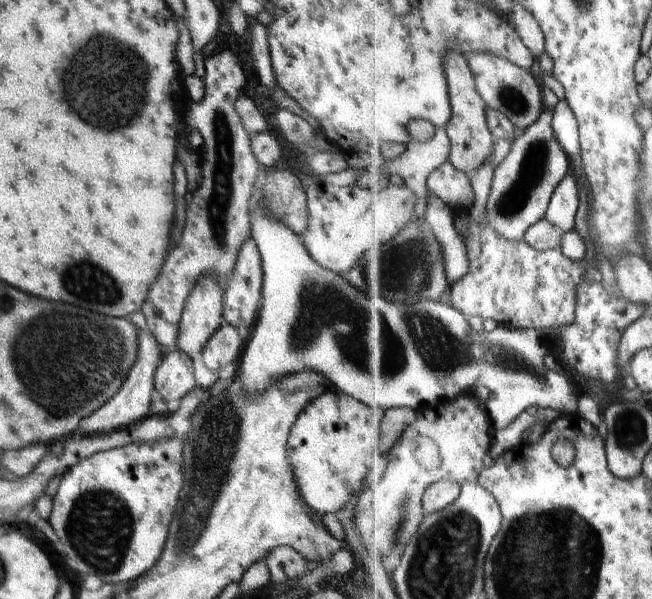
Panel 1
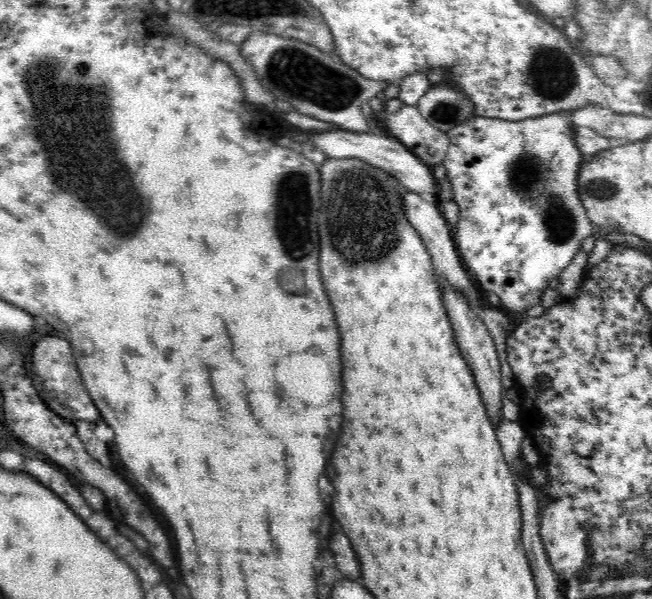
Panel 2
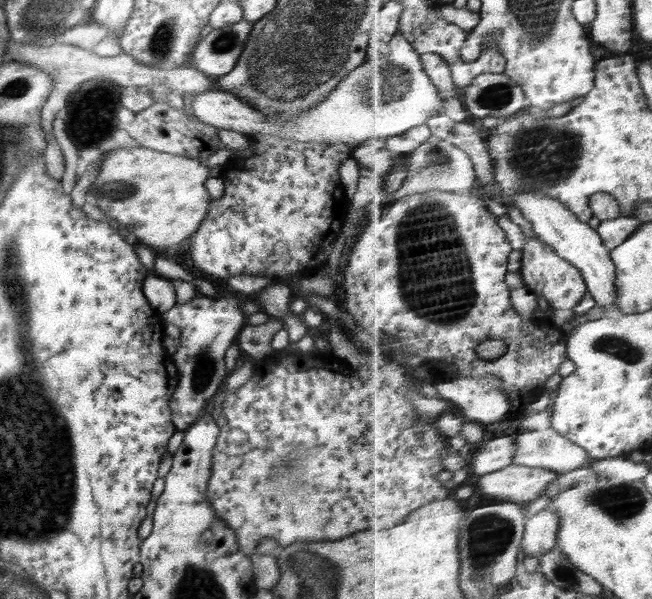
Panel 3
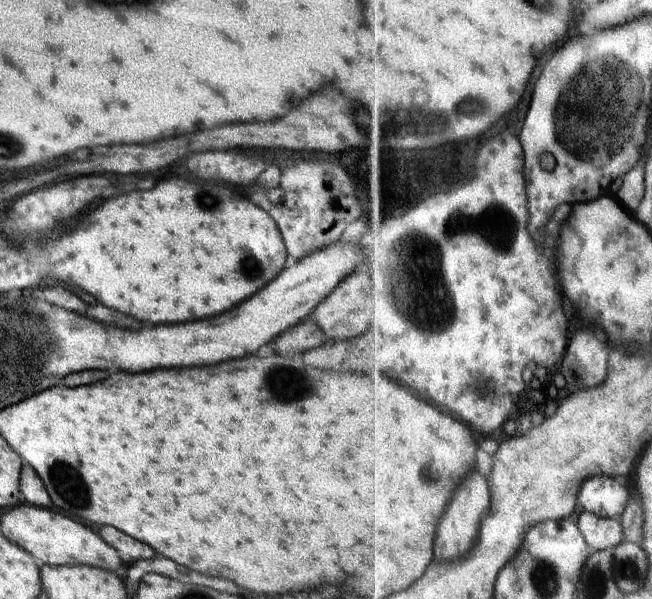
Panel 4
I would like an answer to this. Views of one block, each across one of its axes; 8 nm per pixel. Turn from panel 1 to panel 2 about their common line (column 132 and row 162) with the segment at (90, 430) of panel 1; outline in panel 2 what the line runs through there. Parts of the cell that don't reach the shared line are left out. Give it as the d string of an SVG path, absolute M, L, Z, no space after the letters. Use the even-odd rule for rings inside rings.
M333 129L330 131L319 131L310 134L308 140L310 144L320 148L327 158L357 158L362 162L366 162L374 168L379 168L394 178L397 178L408 190L420 195L422 192L429 192L438 196L438 181L432 174L432 167L424 164L411 150L408 150L398 139L386 135L382 135L379 131L370 134L369 132L352 132L344 129Z

